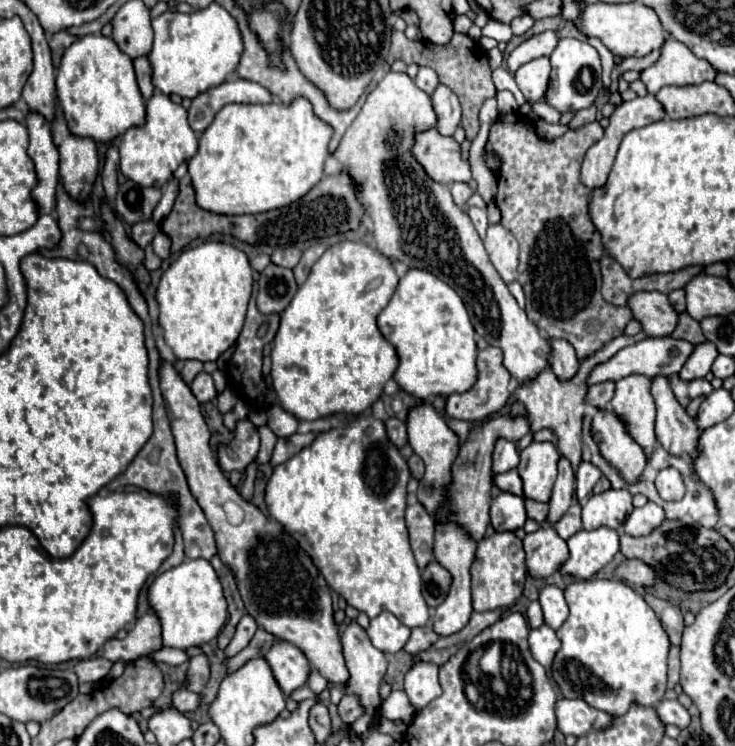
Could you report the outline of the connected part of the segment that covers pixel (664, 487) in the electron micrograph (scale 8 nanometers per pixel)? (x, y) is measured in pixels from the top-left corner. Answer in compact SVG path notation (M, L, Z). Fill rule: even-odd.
M666 467L666 469L658 471L656 489L658 489L660 497L666 501L682 499L684 497L684 479L682 479L680 471L674 467Z

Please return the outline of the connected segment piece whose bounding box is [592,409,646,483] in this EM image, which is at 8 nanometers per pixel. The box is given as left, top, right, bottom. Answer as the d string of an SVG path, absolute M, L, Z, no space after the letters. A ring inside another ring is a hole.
M600 409L594 419L592 419L592 437L600 447L600 453L614 465L620 475L628 481L634 483L644 467L646 467L646 457L638 443L626 433L624 423L610 411Z

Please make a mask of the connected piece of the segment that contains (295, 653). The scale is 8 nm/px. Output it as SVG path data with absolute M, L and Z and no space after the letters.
M278 641L266 653L266 661L270 663L272 673L286 697L294 689L306 685L308 673L310 673L310 663L296 645L292 645L288 641Z

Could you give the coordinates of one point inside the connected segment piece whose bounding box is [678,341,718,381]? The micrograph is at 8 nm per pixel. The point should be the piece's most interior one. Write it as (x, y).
(700, 361)

